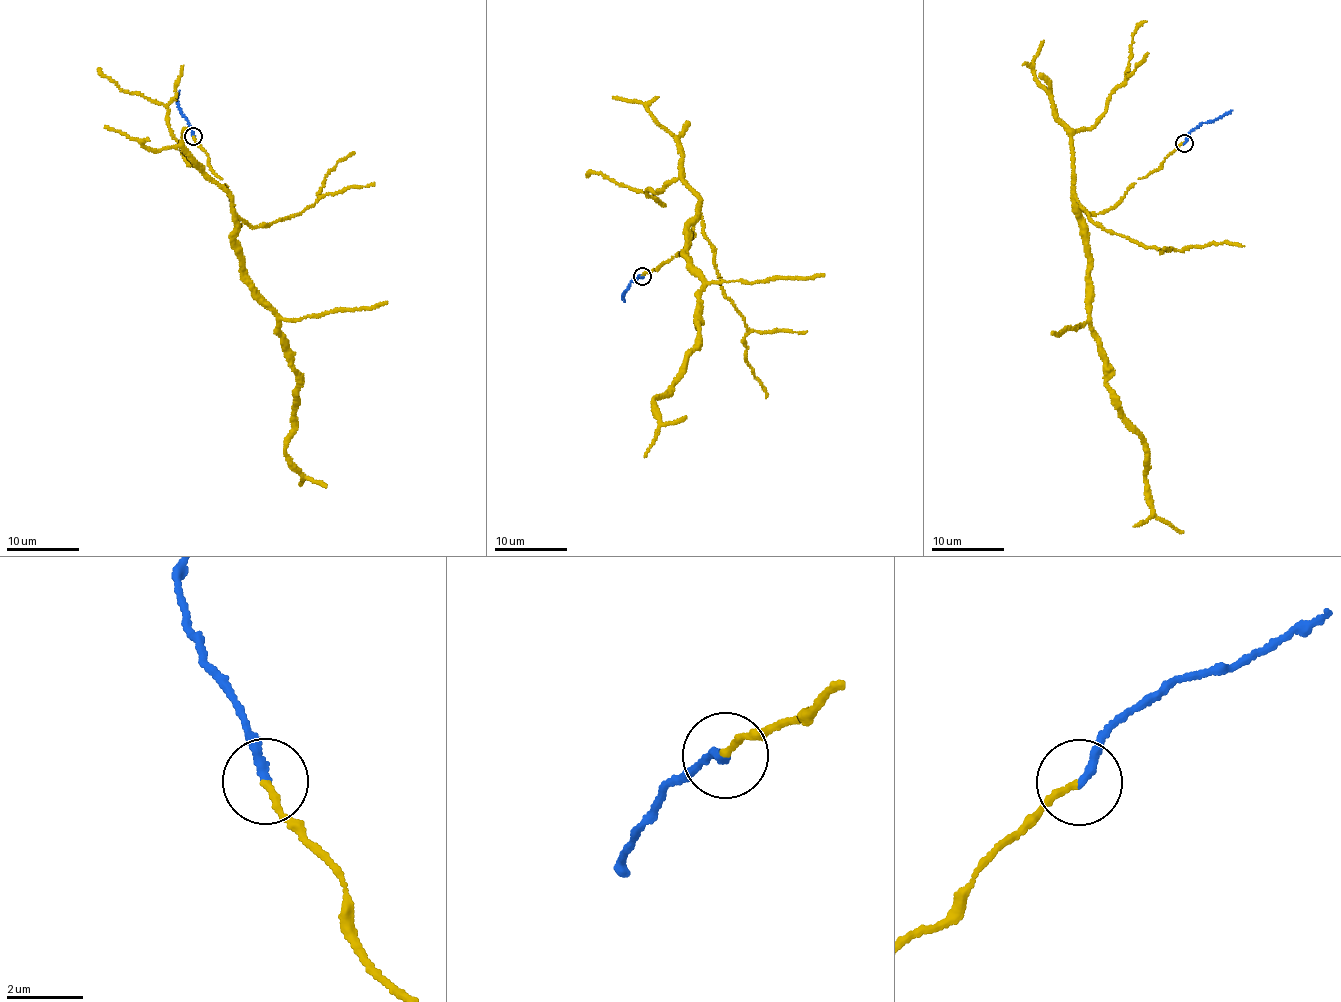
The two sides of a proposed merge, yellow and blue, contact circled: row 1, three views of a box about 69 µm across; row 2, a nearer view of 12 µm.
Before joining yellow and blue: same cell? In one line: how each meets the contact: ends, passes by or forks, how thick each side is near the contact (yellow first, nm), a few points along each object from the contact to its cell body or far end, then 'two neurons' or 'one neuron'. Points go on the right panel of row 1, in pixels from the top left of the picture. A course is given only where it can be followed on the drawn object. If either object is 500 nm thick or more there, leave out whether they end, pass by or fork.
yellow ends | blue ends | 170/240 nm | yellow via (1183, 142), (1112, 207), (1080, 212), (1091, 336), (1107, 389), (1118, 417), (1141, 439), (1154, 513), (1183, 533) | blue via (1183, 142), (1203, 122), (1232, 110) | one neuron

